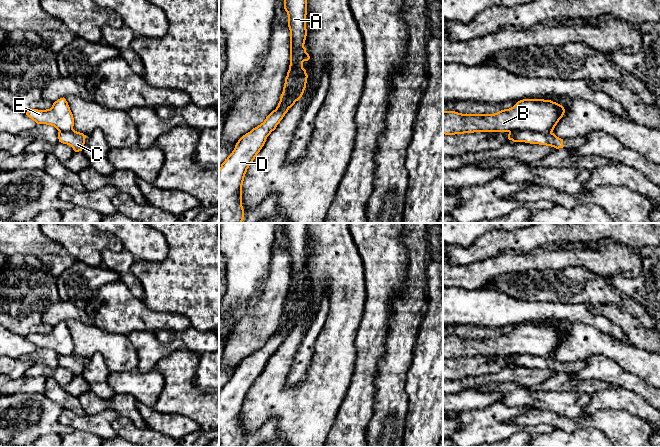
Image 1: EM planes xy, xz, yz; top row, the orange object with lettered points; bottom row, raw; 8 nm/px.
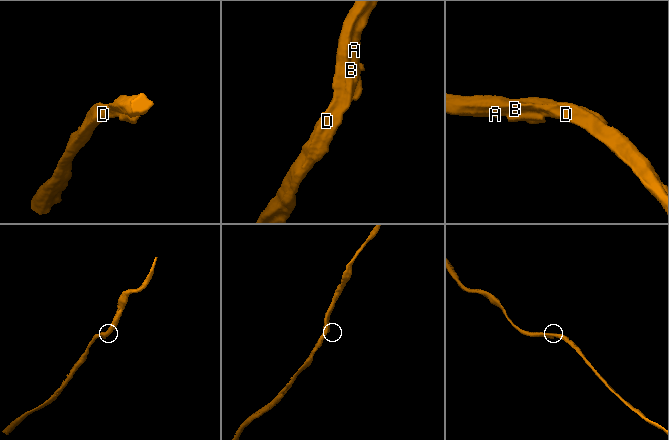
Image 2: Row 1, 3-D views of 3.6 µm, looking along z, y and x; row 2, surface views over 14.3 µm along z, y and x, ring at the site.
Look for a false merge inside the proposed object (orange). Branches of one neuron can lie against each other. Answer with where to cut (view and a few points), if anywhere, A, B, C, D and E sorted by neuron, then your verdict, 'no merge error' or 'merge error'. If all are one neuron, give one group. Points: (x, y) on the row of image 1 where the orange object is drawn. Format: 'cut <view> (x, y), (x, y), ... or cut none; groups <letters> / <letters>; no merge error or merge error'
cut yz (551, 131), (513, 130), (509, 132); groups A B D E / C; merge error

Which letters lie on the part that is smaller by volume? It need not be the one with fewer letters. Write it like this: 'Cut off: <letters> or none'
Cut off: C

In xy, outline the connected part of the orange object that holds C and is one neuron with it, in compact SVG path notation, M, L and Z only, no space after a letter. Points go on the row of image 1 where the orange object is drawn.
M74 129L69 132L58 132L59 142L71 146L75 152L82 151L85 144L85 138L86 135L75 131Z

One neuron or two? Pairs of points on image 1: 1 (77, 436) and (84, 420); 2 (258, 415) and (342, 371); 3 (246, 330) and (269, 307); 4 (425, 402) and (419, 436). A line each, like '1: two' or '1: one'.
1: two
2: one
3: one
4: one

